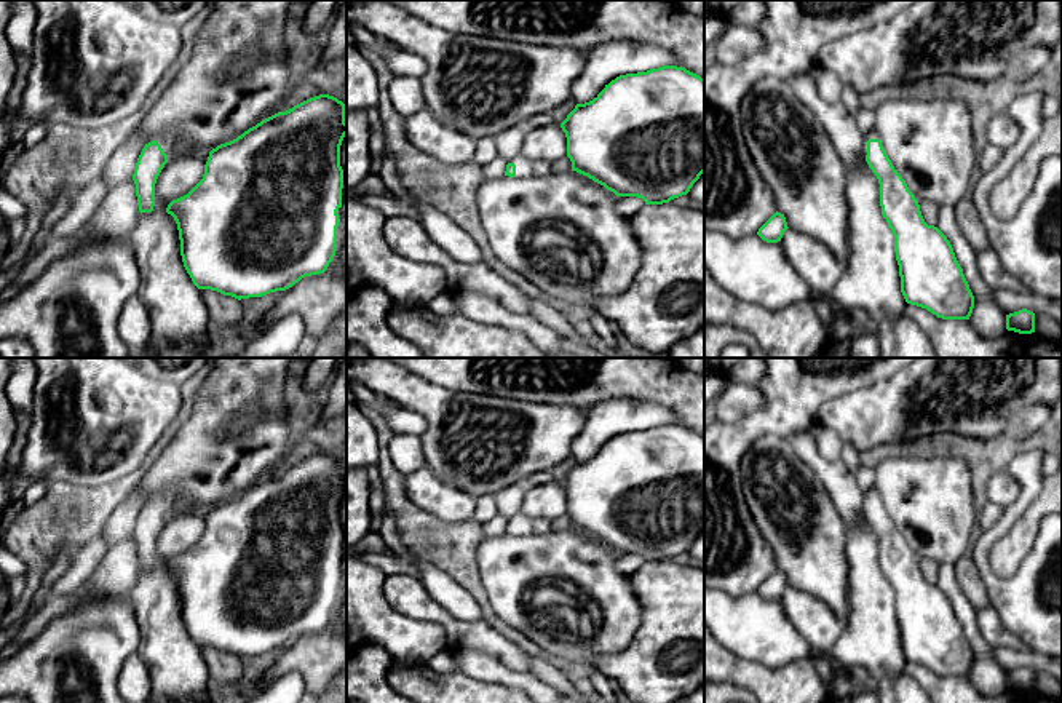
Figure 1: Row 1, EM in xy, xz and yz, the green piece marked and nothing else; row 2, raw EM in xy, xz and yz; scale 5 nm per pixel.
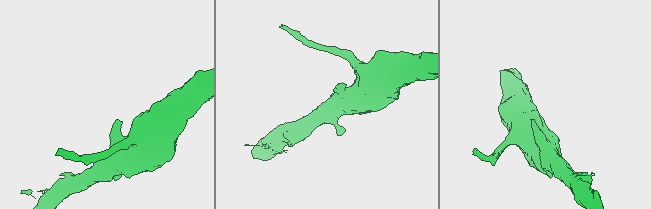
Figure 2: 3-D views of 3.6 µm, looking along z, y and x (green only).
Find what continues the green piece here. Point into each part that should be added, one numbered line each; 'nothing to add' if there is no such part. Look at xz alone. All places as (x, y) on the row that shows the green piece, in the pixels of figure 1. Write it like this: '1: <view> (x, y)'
1: xz (524, 166)

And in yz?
1: yz (872, 135)

